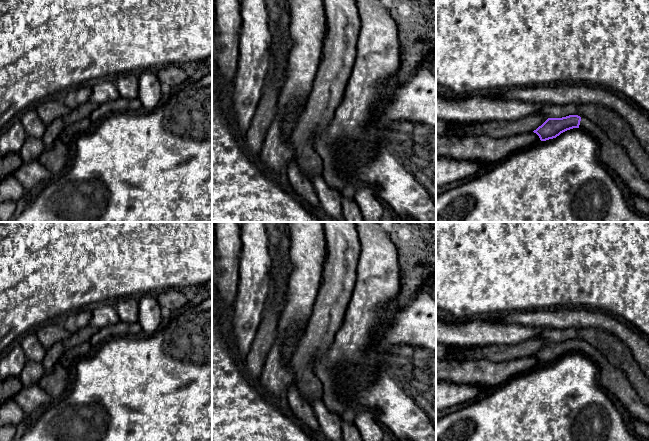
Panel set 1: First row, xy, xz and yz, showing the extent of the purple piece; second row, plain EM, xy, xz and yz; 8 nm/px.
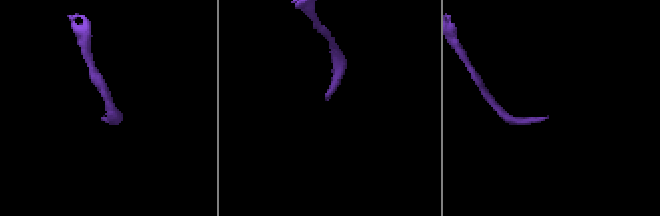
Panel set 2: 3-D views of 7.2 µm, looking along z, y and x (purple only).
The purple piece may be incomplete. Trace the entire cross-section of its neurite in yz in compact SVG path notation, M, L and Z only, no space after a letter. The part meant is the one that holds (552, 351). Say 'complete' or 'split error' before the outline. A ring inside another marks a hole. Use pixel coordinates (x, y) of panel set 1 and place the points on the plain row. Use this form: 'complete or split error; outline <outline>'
split error; outline M578 339L548 342L533 356L539 360L541 365L546 365L573 352L582 353L594 363L599 371L599 384L621 402L623 409L626 409L637 419L649 424L649 405L632 387L627 375L622 370L612 366L598 349L587 342Z

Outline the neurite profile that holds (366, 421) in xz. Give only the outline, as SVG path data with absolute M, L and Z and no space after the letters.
M358 409L353 423L360 432L363 441L383 441L383 430L372 410Z

